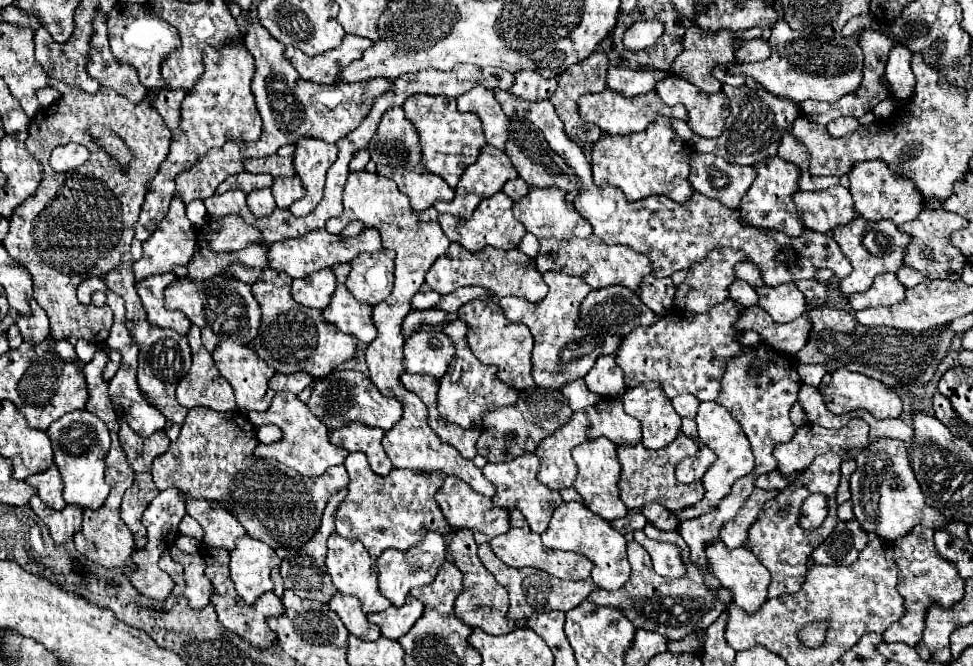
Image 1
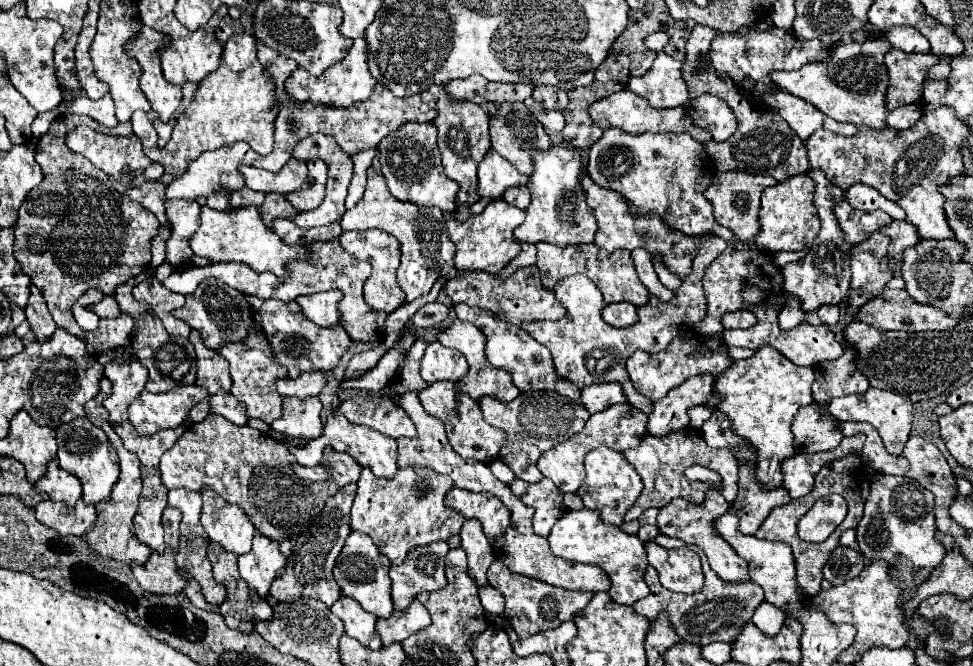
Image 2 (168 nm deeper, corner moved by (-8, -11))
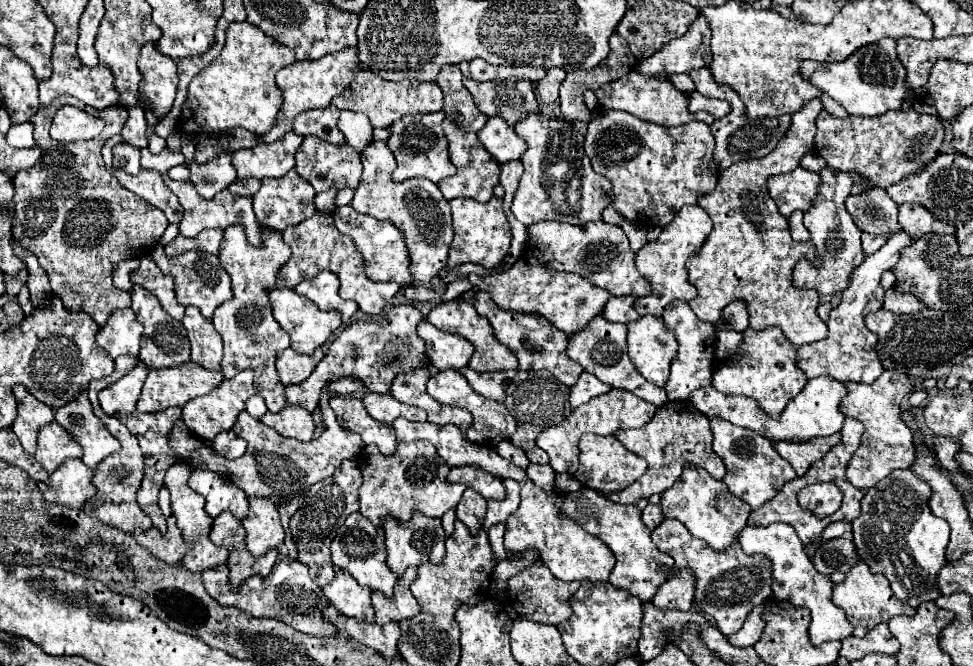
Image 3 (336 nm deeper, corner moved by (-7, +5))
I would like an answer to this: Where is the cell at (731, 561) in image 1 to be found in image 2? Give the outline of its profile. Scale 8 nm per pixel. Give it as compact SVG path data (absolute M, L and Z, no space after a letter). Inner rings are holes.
M705 470L701 472L699 480L707 480L711 484L707 496L705 496L705 504L703 506L695 506L687 500L681 500L681 498L675 498L671 500L669 504L665 504L659 512L659 518L657 518L657 526L663 534L671 536L671 538L679 538L687 544L695 544L697 548L701 548L709 560L709 566L711 570L725 582L749 582L749 564L745 564L745 560L741 556L737 556L733 552L733 548L729 544L725 544L725 540L721 536L715 534L713 530L713 520L721 514L727 512L727 500L721 496L721 490L719 490L719 476L711 470Z

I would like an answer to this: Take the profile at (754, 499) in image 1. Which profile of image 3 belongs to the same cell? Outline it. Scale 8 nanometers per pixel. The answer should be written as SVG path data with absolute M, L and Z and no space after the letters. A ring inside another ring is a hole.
M710 418L710 428L714 432L712 450L724 460L724 466L728 468L724 476L728 490L752 508L760 508L760 504L766 504L788 480L796 478L794 468L784 458L780 458L772 442L758 432L734 426L732 422L722 418Z

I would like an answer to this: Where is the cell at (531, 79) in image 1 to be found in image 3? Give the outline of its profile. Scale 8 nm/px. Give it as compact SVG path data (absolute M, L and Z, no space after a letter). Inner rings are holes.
M552 68L552 70L548 70L548 74L536 84L538 96L540 96L542 102L552 104L552 102L558 100L558 88L560 88L564 76L566 76L566 72L564 72L562 68Z

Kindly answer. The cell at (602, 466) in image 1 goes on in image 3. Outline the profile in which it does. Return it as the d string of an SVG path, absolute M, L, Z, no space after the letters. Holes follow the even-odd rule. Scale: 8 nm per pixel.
M584 434L580 438L580 466L574 476L586 488L594 488L594 490L602 490L602 492L618 492L618 490L630 486L632 482L636 482L646 470L648 470L646 460L632 454L630 450L626 450L614 436Z

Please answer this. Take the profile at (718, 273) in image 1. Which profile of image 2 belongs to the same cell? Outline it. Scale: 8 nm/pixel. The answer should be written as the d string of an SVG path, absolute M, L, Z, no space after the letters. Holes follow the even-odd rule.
M709 236L707 240L699 242L697 256L693 260L693 272L683 278L683 286L677 290L677 296L671 302L661 302L657 298L649 298L649 302L645 306L637 308L639 322L629 328L613 328L603 322L603 318L601 318L601 310L605 306L603 296L587 276L569 276L555 284L555 294L567 310L567 314L561 320L557 320L557 322L529 322L529 324L519 324L519 326L551 350L557 376L569 380L579 390L583 390L585 386L589 386L593 382L621 382L625 388L625 394L629 398L629 404L647 414L651 400L647 400L645 396L639 396L633 390L627 370L625 370L625 362L635 350L645 350L645 352L665 350L667 344L675 336L679 336L681 330L693 328L697 322L701 322L707 316L707 300L703 294L701 280L703 280L705 268L725 248L727 248L727 242L719 236Z

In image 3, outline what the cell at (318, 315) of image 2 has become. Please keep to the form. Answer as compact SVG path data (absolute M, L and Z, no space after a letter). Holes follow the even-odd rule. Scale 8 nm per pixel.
M322 270L310 280L302 280L294 288L300 296L310 298L320 310L340 310L342 312L342 322L350 322L354 312L358 310L358 304L352 300L342 300L338 296L338 278L336 274Z

